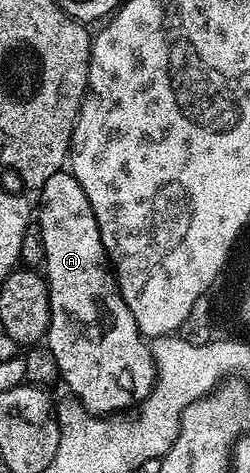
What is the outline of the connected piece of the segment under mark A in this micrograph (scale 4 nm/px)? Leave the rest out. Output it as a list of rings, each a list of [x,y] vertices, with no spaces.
[[[70,170],[53,173],[43,187],[38,188],[39,220],[37,226],[45,245],[45,278],[49,289],[51,324],[47,330],[45,347],[55,358],[54,370],[67,382],[70,394],[84,403],[96,415],[123,413],[151,397],[157,382],[157,359],[147,348],[148,340],[139,333],[129,305],[119,294],[114,270],[109,266],[107,250],[97,229],[97,217],[93,217],[93,205],[85,197],[85,189],[75,180]]]

